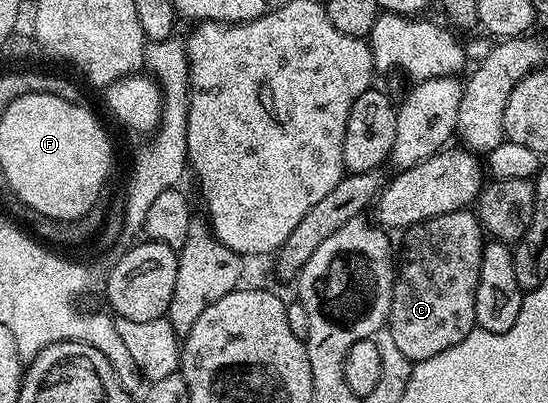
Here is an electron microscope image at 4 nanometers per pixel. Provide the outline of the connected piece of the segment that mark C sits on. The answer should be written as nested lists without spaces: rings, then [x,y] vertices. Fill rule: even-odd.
[[[465,208],[419,222],[407,231],[406,237],[408,251],[404,254],[404,263],[401,266],[399,263],[398,277],[392,287],[392,307],[386,329],[393,334],[402,355],[415,364],[424,362],[430,356],[438,356],[438,352],[446,352],[446,348],[454,348],[454,344],[466,340],[470,331],[477,329],[474,300],[486,234],[479,217],[471,209]]]

